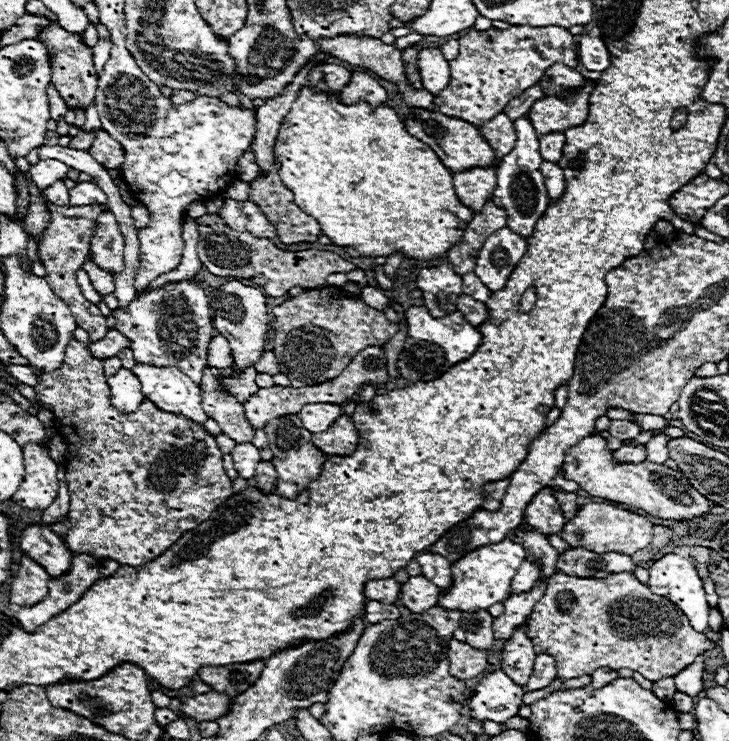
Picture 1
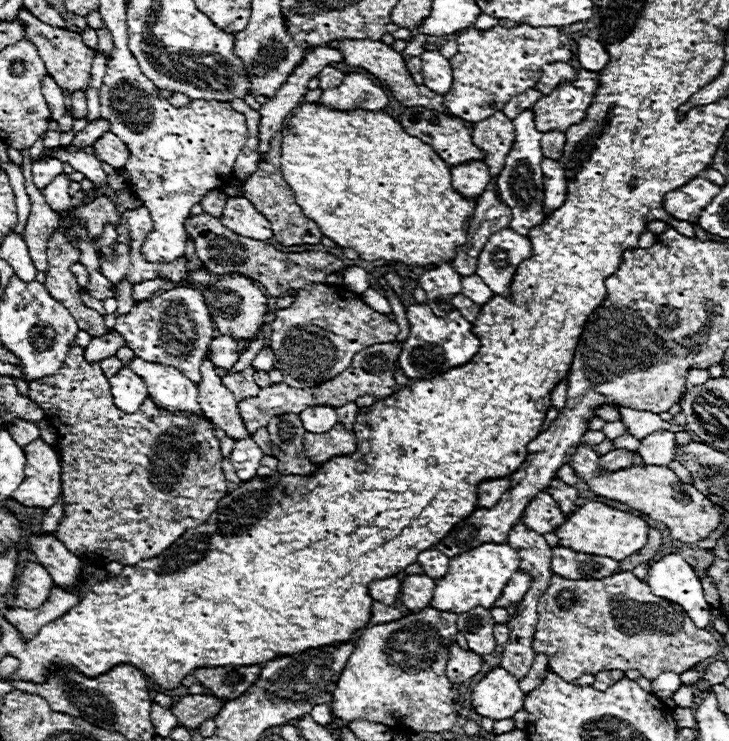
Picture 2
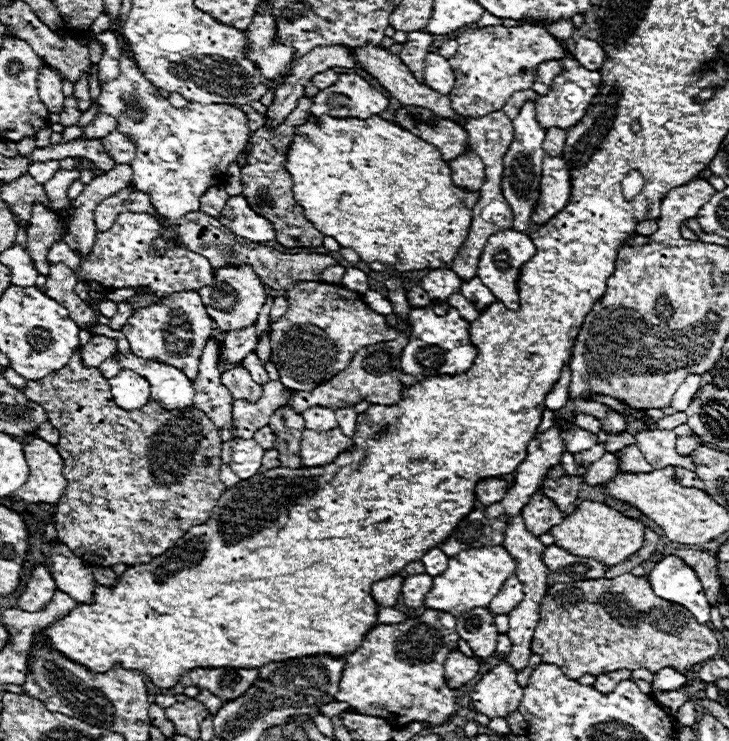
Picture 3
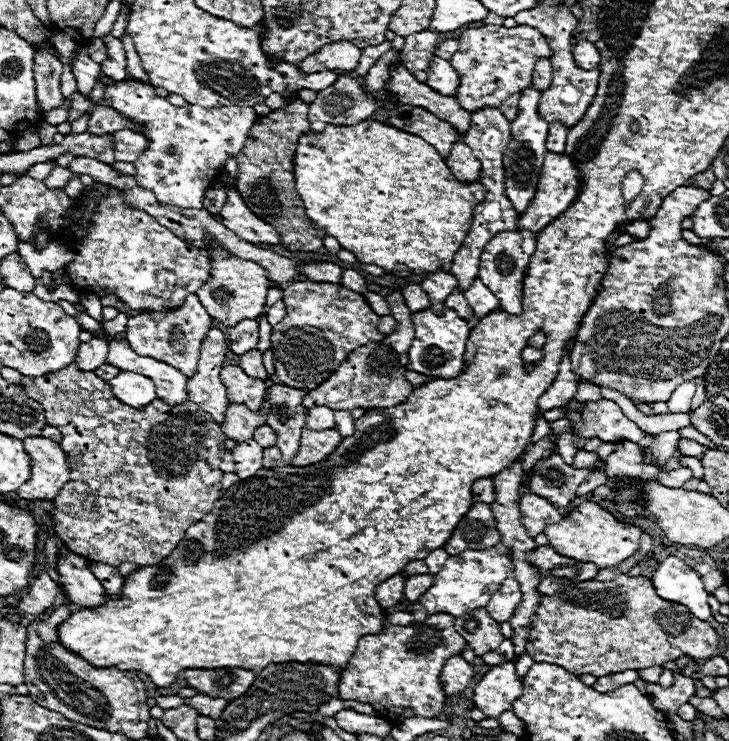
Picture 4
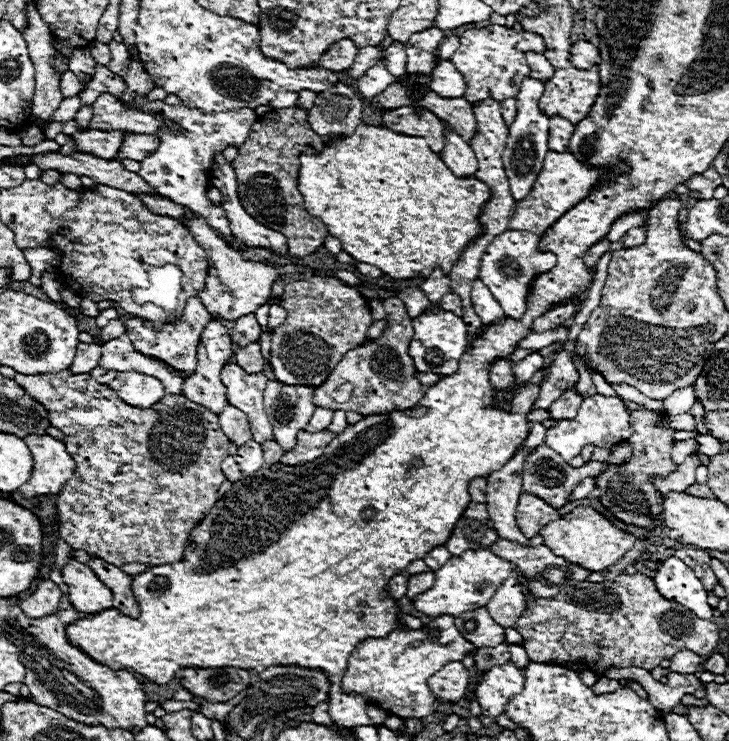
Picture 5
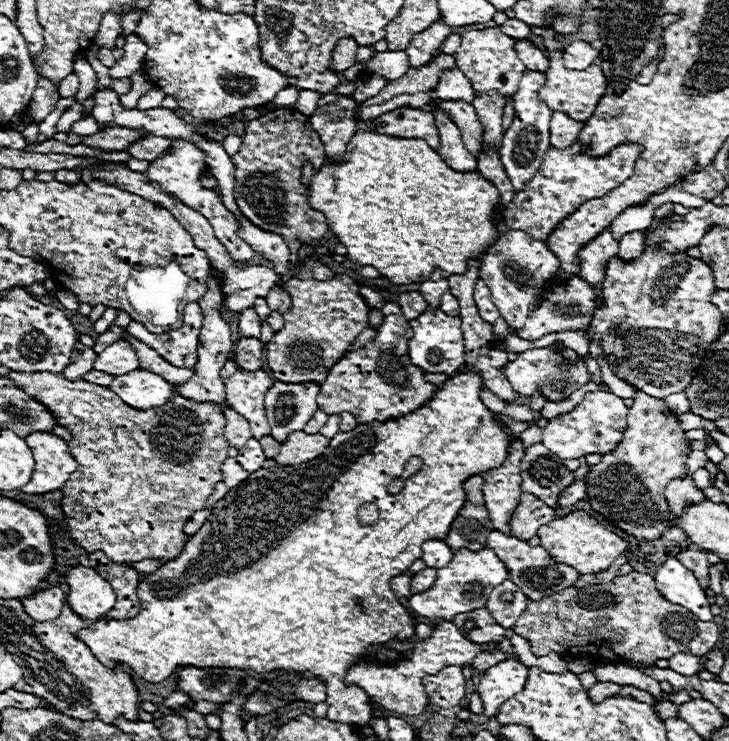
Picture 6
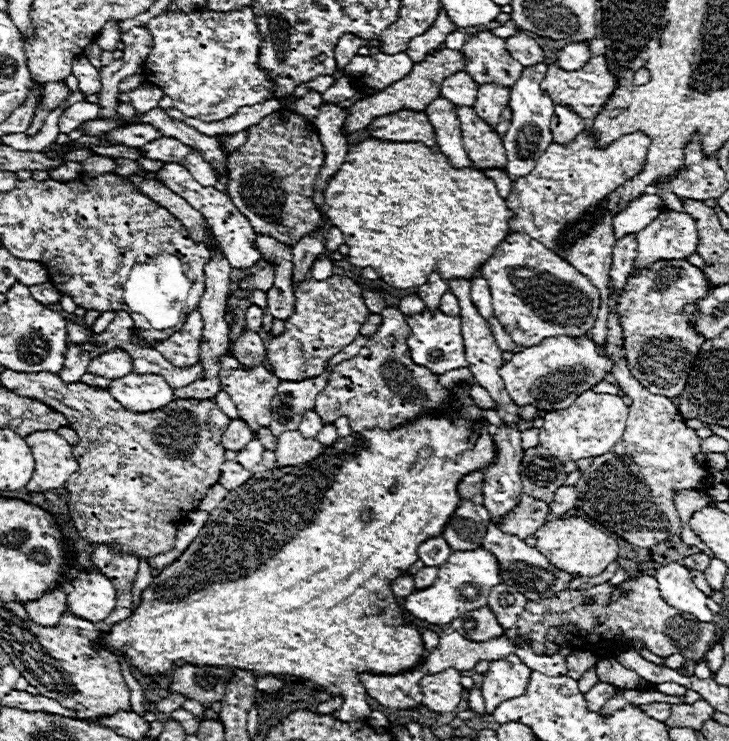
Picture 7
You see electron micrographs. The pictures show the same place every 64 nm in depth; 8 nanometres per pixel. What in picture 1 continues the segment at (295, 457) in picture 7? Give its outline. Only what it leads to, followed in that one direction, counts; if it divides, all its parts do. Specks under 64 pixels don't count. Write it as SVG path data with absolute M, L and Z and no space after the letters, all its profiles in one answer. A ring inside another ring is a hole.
M342 414L326 432L322 432L322 436L312 434L312 440L328 456L350 456L358 446L358 430L352 416Z

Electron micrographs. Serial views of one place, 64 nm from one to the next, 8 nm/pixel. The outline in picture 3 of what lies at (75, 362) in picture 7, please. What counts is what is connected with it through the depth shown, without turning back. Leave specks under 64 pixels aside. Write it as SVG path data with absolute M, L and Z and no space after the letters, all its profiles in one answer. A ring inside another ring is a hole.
M92 336L92 340L80 348L82 362L88 368L96 368L100 362L112 358L118 350L118 342L108 336Z

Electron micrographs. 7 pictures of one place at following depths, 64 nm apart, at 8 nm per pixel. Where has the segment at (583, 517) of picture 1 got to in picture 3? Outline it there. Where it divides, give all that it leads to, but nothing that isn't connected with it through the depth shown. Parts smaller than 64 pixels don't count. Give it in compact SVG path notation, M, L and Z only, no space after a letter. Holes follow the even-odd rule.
M582 502L576 512L566 516L558 528L552 528L550 534L554 536L554 544L560 548L566 548L570 554L576 556L590 556L594 560L602 560L610 566L624 562L628 556L632 556L636 550L644 544L644 530L646 526L640 520L628 518L620 514L618 510L602 504L602 502Z

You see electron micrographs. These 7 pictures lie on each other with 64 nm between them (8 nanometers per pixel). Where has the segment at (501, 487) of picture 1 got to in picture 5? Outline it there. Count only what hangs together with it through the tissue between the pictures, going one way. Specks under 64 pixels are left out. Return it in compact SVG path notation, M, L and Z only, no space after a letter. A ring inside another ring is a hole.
M478 478L478 480L470 482L470 496L472 496L474 502L484 504L488 500L488 496L486 496L486 484L488 484L486 478Z

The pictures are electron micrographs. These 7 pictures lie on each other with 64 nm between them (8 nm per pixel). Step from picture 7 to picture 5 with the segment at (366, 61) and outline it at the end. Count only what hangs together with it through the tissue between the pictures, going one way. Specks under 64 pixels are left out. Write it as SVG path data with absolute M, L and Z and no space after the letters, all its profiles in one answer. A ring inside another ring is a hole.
M392 42L384 50L382 58L386 58L386 66L388 66L392 76L400 78L400 76L406 74L406 52L404 52L404 46L400 42Z

